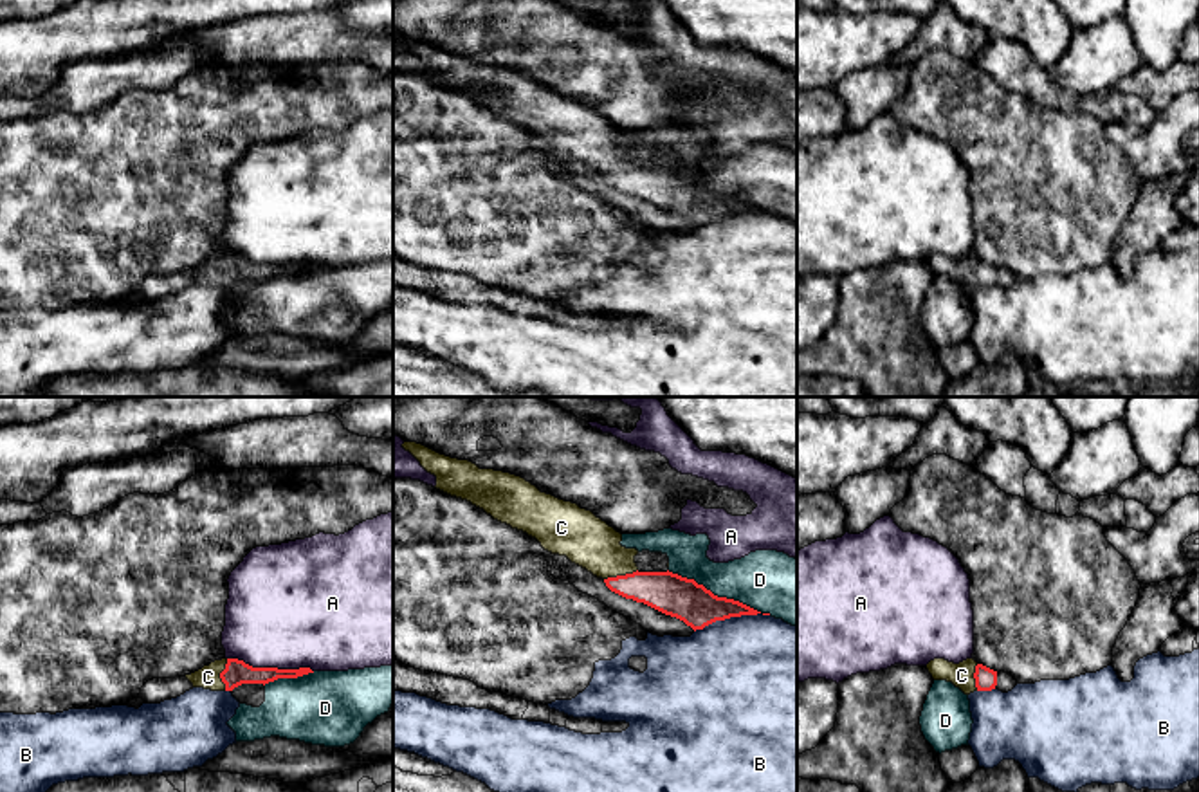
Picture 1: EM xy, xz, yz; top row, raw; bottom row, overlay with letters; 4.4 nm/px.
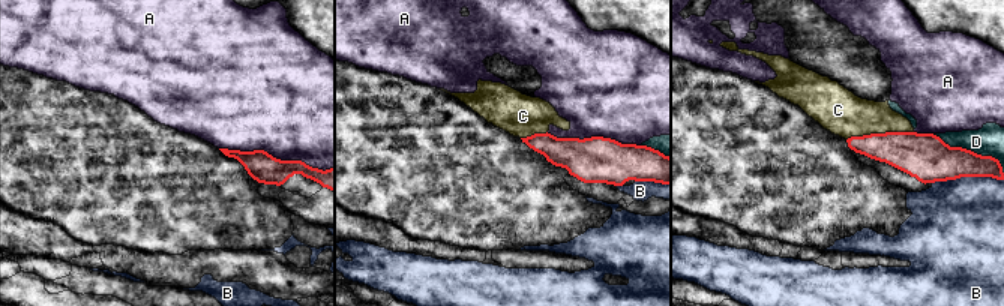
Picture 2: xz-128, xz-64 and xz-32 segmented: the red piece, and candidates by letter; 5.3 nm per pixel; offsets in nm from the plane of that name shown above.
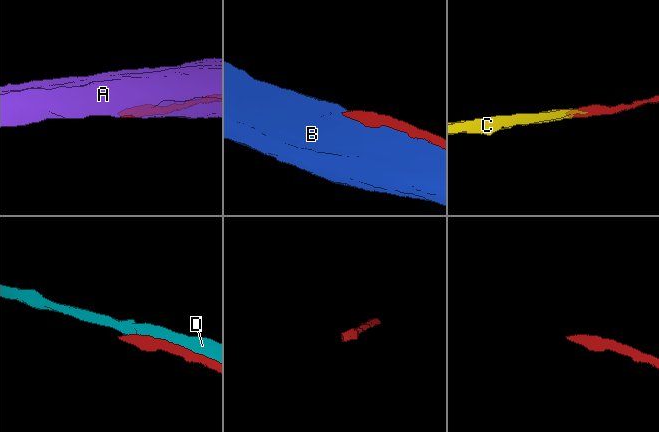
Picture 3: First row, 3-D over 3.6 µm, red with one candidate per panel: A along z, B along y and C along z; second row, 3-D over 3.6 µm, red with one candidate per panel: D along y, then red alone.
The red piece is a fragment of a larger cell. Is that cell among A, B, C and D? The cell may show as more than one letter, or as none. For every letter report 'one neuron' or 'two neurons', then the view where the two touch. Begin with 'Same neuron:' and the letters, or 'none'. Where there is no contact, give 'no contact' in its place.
Same neuron: C
A: two neurons | xy
B: two neurons | xz
C: one neuron | xz
D: two neurons | xz

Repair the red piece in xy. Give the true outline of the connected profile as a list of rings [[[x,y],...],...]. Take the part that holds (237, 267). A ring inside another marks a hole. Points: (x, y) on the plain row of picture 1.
[[[238,254],[215,256],[202,265],[186,271],[193,283],[211,287],[233,287],[242,280],[269,280],[278,274],[297,274],[314,269],[310,263],[278,265],[278,263],[252,263]]]

